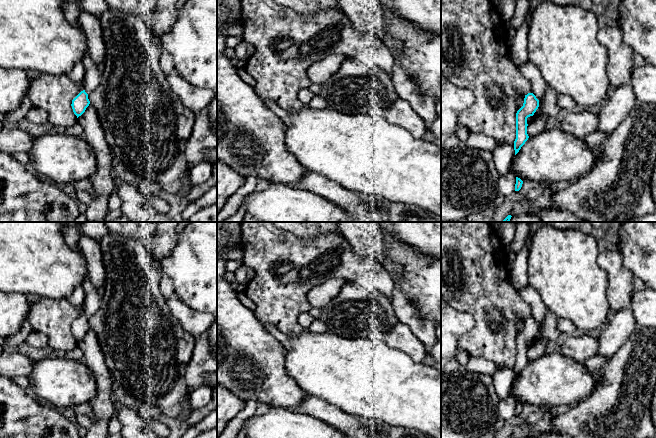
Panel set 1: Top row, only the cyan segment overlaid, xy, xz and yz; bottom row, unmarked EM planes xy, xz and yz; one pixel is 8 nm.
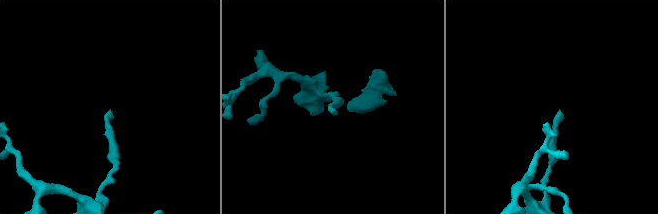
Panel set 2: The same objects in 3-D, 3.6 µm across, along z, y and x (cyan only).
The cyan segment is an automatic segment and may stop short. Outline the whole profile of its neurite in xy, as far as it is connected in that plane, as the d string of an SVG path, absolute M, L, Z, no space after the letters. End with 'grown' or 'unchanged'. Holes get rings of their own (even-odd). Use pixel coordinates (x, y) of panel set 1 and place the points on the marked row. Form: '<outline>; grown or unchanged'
M88 49L83 56L82 64L85 67L84 90L72 100L71 104L77 118L81 116L89 106L90 101L88 95L98 86L102 74L102 69L92 60Z; grown

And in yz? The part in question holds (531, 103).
M533 93L525 95L523 106L516 113L516 139L514 141L515 155L528 140L527 118L533 116L539 107L539 100Z; unchanged

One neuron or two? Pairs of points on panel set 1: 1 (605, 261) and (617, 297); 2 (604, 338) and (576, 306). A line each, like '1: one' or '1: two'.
1: one
2: two

